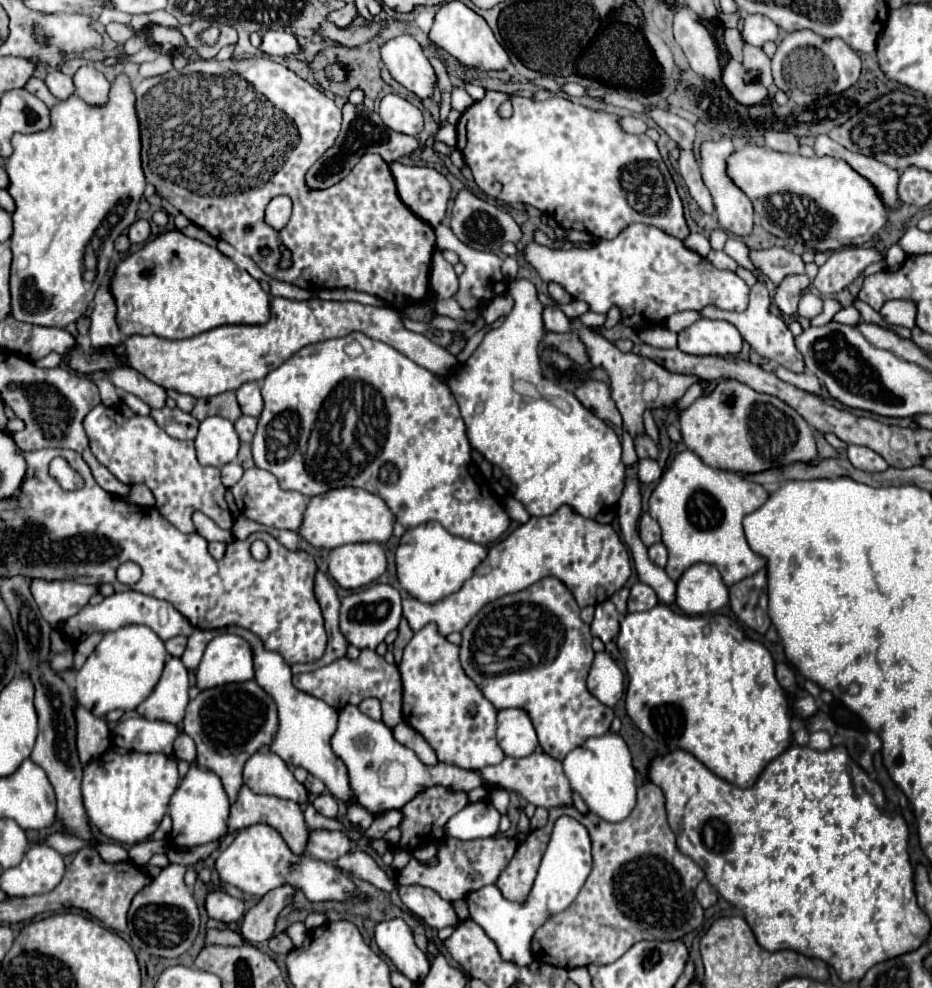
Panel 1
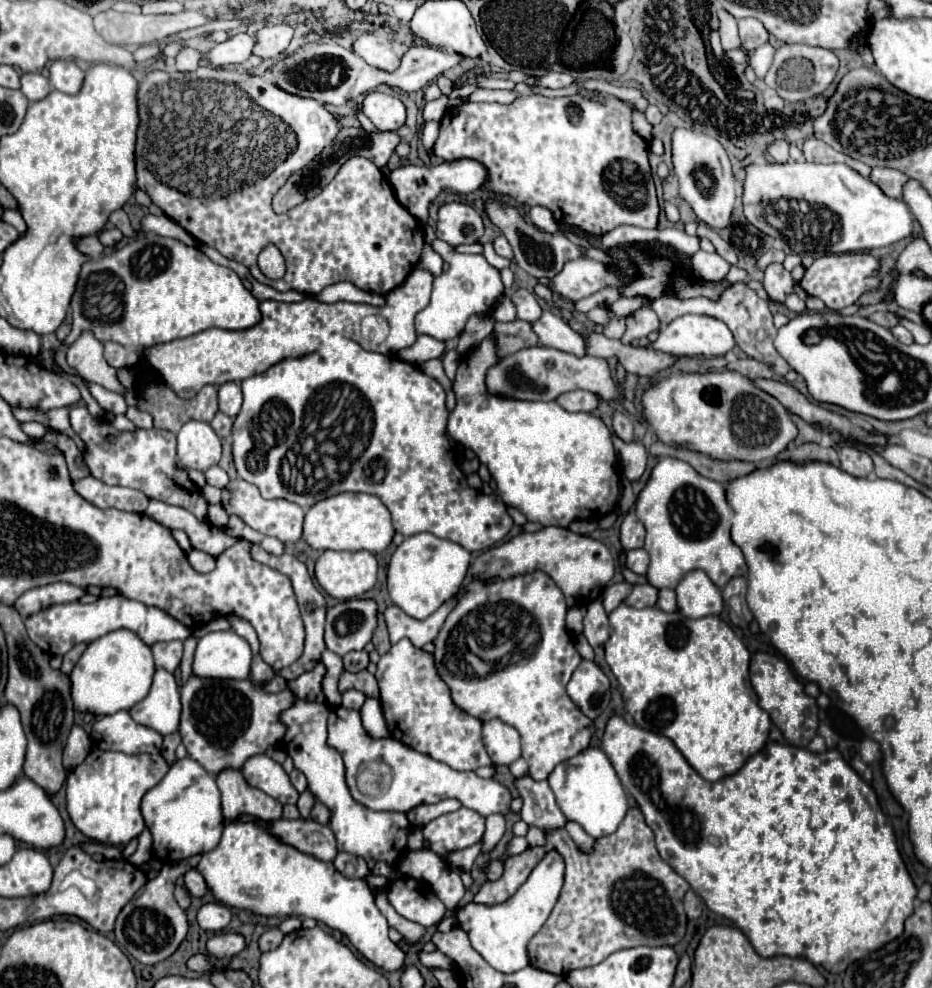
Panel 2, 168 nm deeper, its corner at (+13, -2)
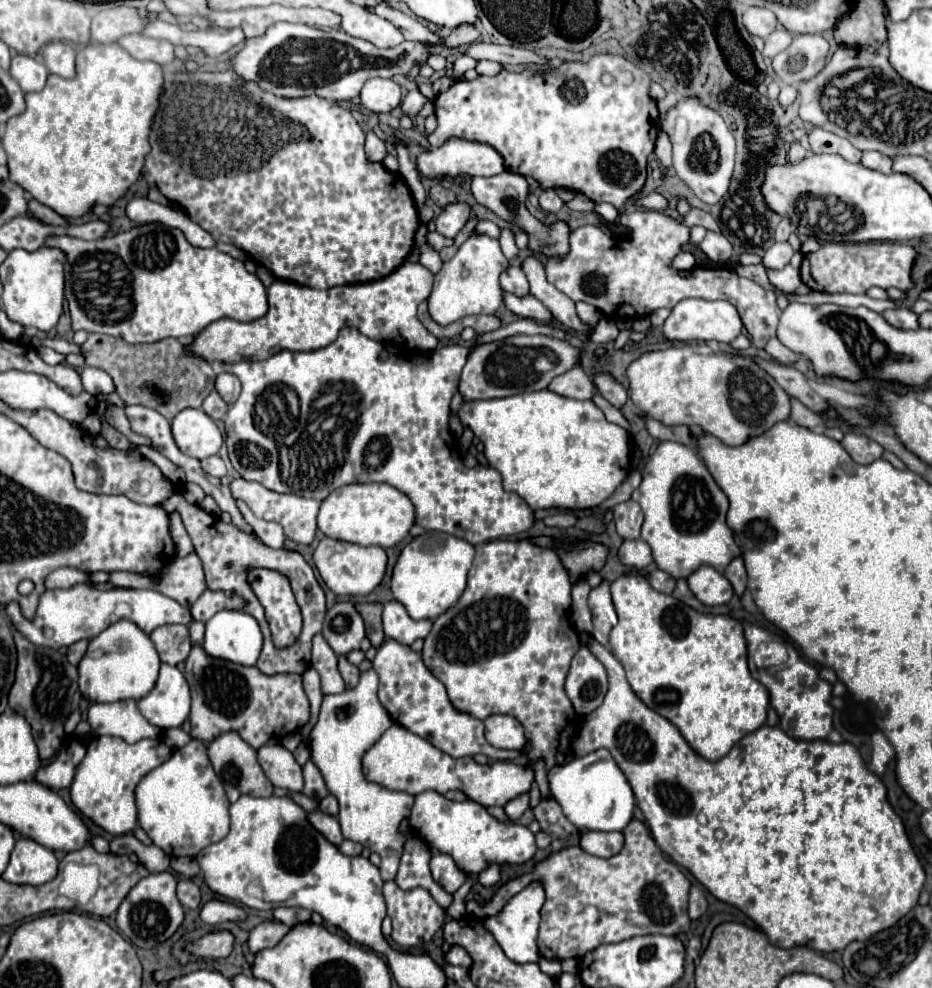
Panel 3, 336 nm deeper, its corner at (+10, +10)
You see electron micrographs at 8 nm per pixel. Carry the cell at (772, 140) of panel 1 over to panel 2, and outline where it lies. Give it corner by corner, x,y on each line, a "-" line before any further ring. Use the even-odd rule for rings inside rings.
778,140
778,142
774,142
770,148
768,148
768,154
772,156
772,160
774,162
780,162
780,164
784,164
784,162
788,162
788,142
784,142
784,140

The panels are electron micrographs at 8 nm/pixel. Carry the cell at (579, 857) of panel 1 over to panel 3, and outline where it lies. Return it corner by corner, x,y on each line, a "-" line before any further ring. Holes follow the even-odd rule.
531,882
525,886
519,894
515,894
499,914
489,916
483,920
483,926
493,934
505,956
517,964
527,964
527,962
537,962
539,950
537,950
537,928
539,928
539,918
541,918
541,908
545,904
545,888
541,882

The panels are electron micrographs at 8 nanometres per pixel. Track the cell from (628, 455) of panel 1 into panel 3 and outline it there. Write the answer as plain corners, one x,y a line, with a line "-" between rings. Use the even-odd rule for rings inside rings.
575,366
573,370
557,376
549,384
549,390
557,392
565,398
575,398
575,400
591,400
593,394
595,394
595,386
587,378
587,374
583,372
581,366

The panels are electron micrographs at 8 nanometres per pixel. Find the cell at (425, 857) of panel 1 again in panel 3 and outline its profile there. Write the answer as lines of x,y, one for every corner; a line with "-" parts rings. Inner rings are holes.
441,852
431,856
431,874
435,882
441,884
451,894
467,880
467,874
455,864
455,860
449,854
441,854

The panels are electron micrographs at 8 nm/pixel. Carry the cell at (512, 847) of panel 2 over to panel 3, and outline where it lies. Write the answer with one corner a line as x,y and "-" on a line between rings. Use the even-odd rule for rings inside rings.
421,792
415,796
415,804
411,810
411,828
435,850
453,856
457,866
465,872
481,872
489,862
497,864
521,864
533,858
537,846
535,836
527,826
521,824
501,824
493,818
485,806
465,800
453,802
437,792

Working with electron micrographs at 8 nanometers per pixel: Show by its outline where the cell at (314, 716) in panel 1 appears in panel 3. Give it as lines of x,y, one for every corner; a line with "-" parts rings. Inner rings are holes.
373,668
361,674
359,686
353,690
345,690
343,694
325,696
317,724
313,726
311,740
311,760
319,768
325,778
327,790
339,800
339,824
343,838
353,840
377,852
381,856
381,878
395,880
399,862
403,856
403,848
407,842
407,834
401,832
401,822
411,816
413,796
405,792
393,792
371,784
363,778
361,772
361,756
369,750
381,734
393,724
387,718
387,712
378,698
379,677
-
399,840
399,852
397,852

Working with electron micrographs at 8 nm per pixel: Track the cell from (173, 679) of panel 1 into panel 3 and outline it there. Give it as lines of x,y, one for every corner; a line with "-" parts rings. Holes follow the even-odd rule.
161,664
155,688
137,702
139,712
163,730
181,726
189,716
189,684
177,666

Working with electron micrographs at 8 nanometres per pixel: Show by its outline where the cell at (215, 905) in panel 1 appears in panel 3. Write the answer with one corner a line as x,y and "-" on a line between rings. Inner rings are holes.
209,900
203,908
201,908
201,920
207,924
219,924
219,922
227,922
227,920
245,920
245,912
231,904
231,902
223,902
223,900

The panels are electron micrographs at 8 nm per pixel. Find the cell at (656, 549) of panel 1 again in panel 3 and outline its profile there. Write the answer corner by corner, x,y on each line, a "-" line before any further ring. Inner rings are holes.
625,540
619,548
619,560
629,568
645,568
653,562
651,548
645,540

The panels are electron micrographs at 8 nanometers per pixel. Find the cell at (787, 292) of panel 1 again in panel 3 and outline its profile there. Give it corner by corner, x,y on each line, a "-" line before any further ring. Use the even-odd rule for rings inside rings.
775,242
763,256
763,266
769,270
783,270
793,256
789,242

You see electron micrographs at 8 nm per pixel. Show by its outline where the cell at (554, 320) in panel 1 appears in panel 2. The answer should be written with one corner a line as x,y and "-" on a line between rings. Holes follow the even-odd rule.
516,288
516,290
510,290
508,296
510,296
512,304
516,306
516,314
520,320
534,322
540,318
542,308
540,308
540,304
532,292
528,292
526,288

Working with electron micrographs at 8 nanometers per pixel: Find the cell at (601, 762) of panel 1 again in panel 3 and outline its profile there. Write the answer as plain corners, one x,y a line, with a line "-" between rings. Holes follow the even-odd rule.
599,748
581,758
573,758
563,766
553,766
547,778
551,794
561,804
565,816
577,830
623,830
625,824
629,824
633,818
633,790
607,748

